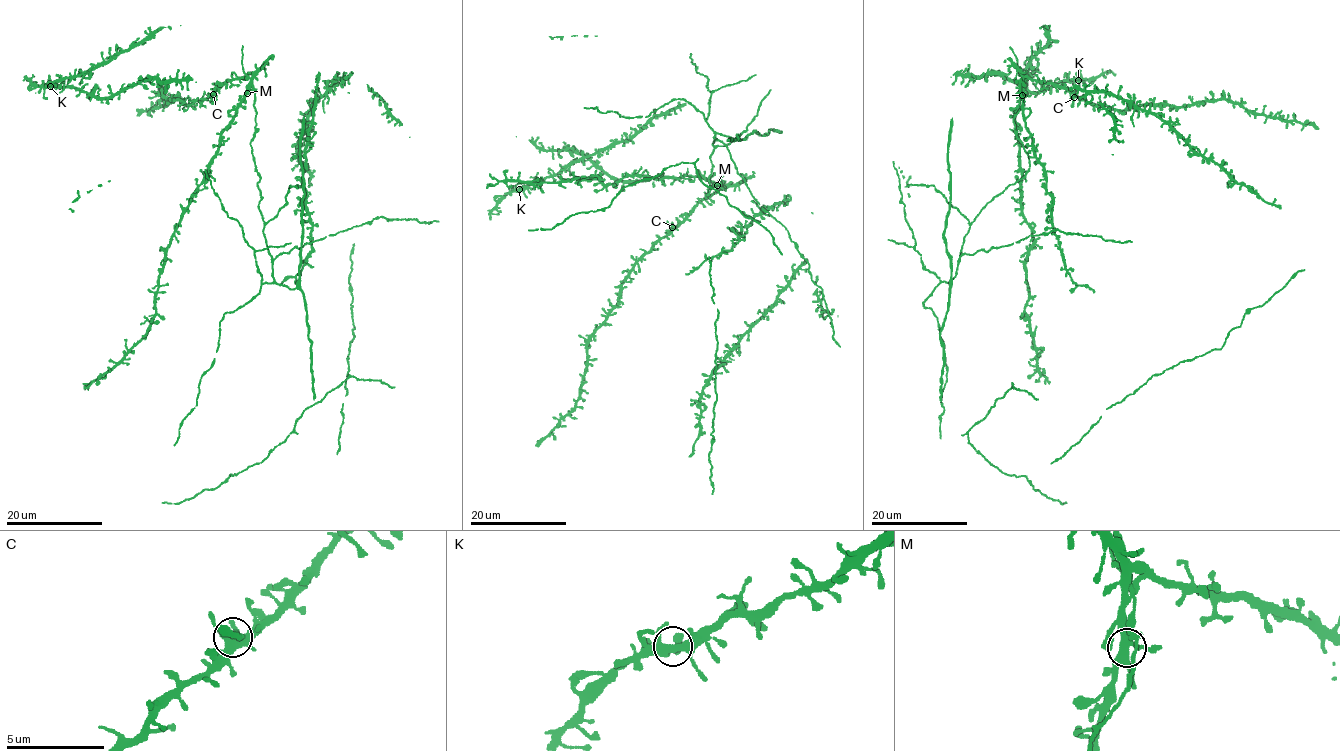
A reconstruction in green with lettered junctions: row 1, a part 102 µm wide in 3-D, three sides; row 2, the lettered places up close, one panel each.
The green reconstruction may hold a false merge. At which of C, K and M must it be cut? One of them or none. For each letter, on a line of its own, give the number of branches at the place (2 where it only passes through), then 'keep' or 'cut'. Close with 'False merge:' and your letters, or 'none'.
C: 6 branches meet; keep
K: 6 branches meet; keep
M: 6 branches meet; keep
False merge: none

